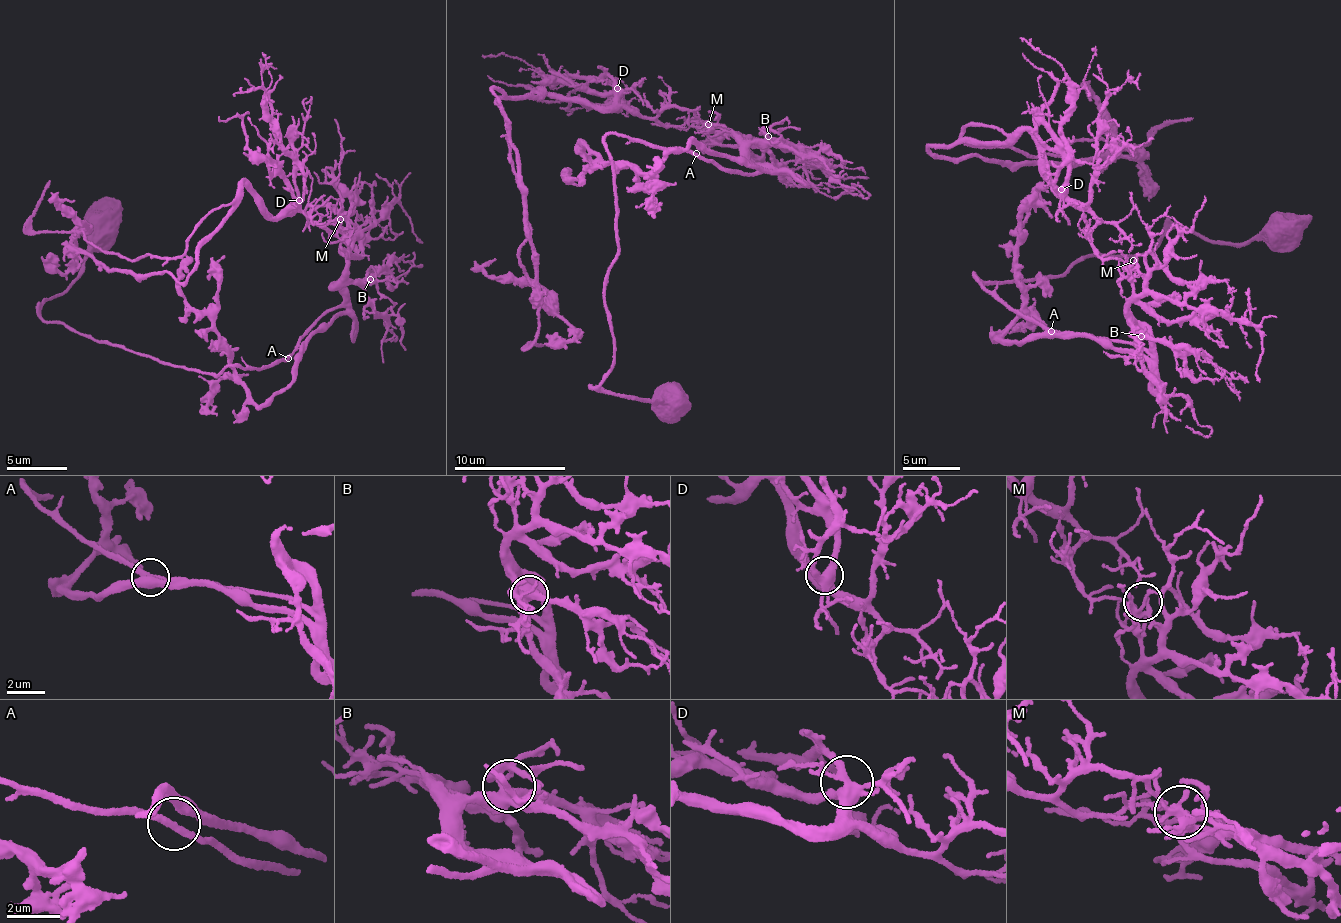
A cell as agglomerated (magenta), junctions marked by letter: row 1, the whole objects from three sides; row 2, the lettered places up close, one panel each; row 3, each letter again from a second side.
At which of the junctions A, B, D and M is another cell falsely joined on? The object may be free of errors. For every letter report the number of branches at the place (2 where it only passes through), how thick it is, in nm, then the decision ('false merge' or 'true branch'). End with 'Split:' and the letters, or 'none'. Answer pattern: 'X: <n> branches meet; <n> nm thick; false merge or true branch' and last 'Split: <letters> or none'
A: 4 branches meet; 320 nm thick; true branch
B: 5 branches meet; 400 nm thick; true branch
D: 6 branches meet; 400 nm thick; true branch
M: 5 branches meet; 130 nm thick; false merge
Split: M

